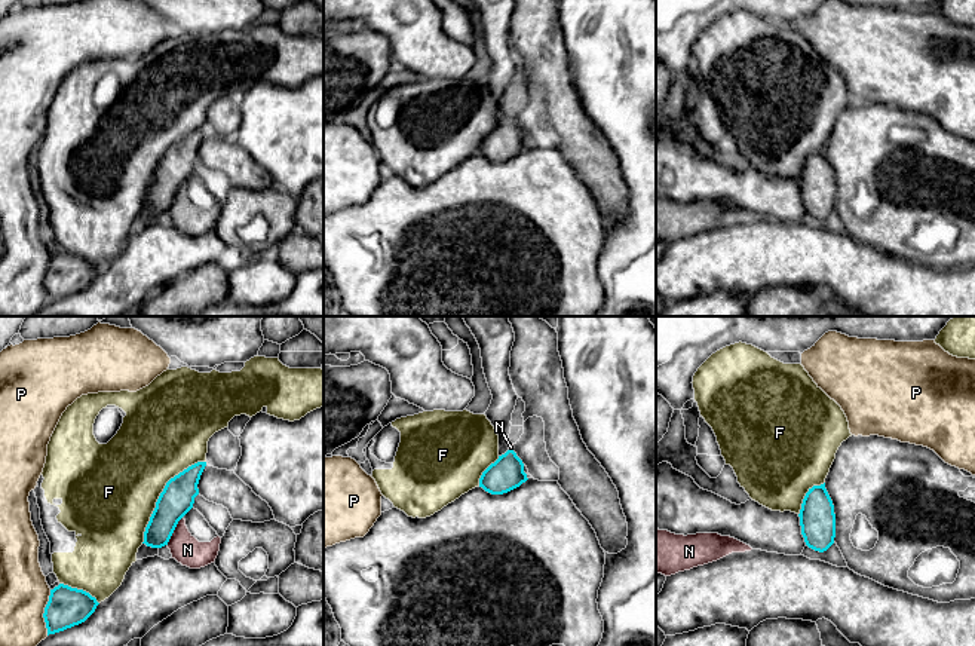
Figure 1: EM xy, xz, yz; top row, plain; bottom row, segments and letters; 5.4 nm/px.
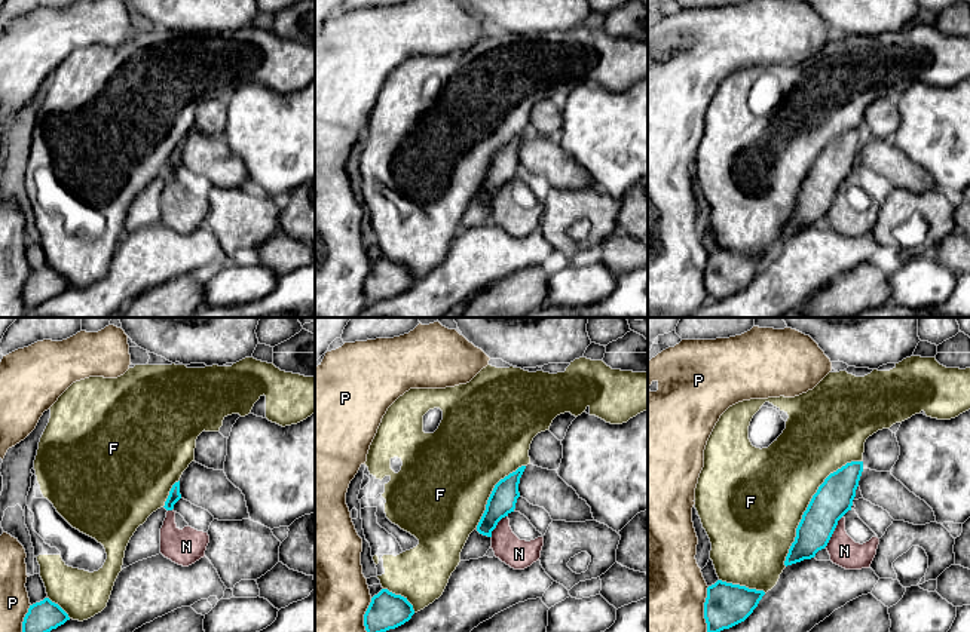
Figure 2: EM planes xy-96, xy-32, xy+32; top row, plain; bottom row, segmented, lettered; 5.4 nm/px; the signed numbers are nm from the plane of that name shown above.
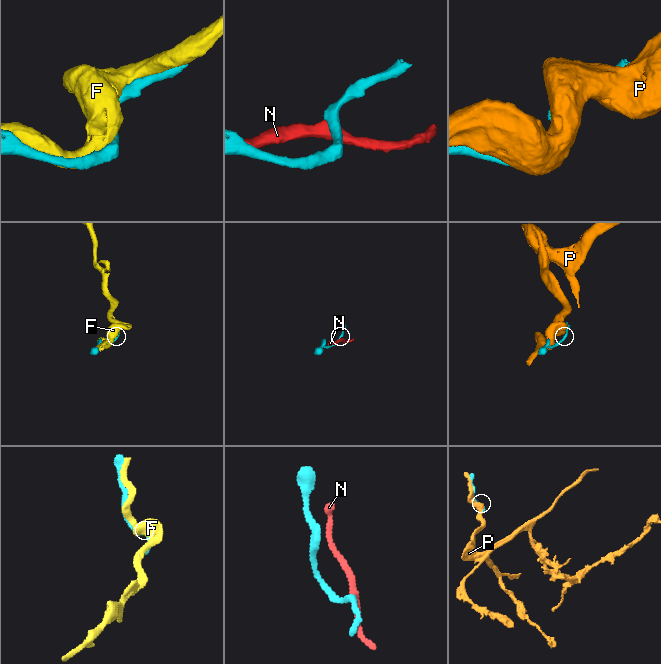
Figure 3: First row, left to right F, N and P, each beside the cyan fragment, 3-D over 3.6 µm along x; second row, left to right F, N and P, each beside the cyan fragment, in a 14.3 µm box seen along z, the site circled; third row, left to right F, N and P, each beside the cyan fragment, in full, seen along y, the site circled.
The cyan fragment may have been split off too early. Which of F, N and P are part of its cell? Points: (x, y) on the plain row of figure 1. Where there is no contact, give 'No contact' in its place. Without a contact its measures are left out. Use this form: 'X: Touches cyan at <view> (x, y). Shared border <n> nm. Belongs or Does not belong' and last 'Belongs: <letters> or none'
F: Touches cyan at xy (161, 161). Shared border 550 nm. Does not belong
N: Touches cyan at xy (174, 196). Shared border 170 nm. Does not belong
P: Touches cyan at xy (45, 279). Shared border 240 nm. Does not belong
Belongs: none

